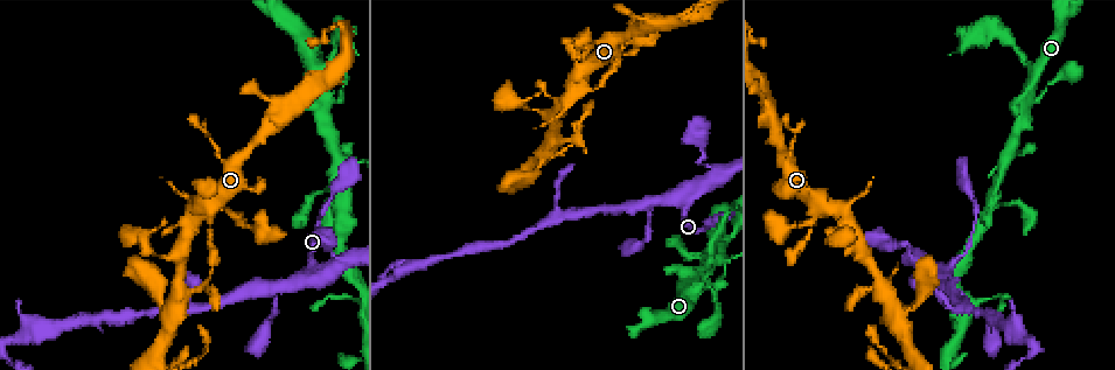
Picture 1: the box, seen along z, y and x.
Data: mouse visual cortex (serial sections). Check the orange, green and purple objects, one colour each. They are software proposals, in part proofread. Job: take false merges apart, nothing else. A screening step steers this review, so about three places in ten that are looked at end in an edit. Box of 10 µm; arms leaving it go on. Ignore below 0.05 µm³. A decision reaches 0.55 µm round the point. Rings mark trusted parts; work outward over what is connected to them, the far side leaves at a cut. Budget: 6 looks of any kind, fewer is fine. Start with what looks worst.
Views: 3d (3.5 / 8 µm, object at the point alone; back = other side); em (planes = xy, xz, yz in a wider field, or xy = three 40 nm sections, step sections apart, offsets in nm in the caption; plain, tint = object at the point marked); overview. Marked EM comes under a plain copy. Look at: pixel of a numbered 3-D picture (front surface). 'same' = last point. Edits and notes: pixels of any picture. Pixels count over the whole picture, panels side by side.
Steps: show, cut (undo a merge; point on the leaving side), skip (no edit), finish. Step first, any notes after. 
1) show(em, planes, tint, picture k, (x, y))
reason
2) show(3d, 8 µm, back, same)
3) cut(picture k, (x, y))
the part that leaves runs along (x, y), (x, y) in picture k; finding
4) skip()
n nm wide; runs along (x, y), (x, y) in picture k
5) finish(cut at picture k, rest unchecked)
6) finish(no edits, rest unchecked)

show(3d, 3.5 µm, picture 1, (718, 254))
small branch off a trunk

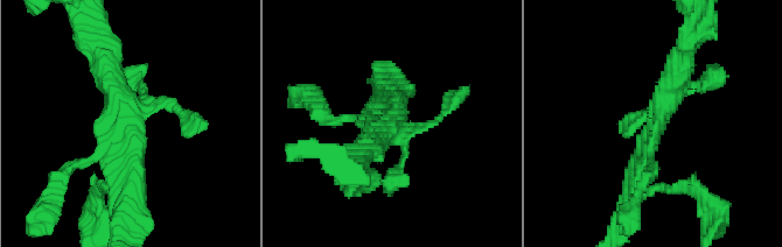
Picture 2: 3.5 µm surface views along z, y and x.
show(em, planes, tint, picture 2, (391, 121))

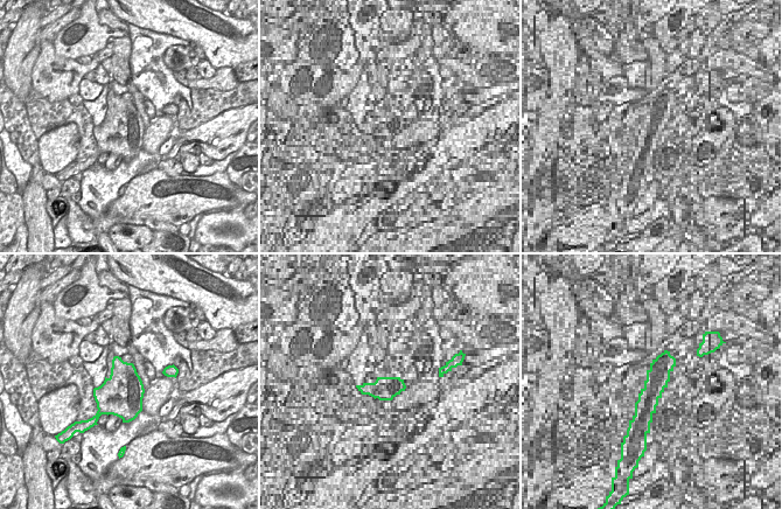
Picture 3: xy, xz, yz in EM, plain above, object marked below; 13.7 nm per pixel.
skip()
runs along (683, 58), (629, 198) in picture 2; continuous, no second cell

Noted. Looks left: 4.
show(3d, 8 µm, picture 1, (339, 263))
three-way junction

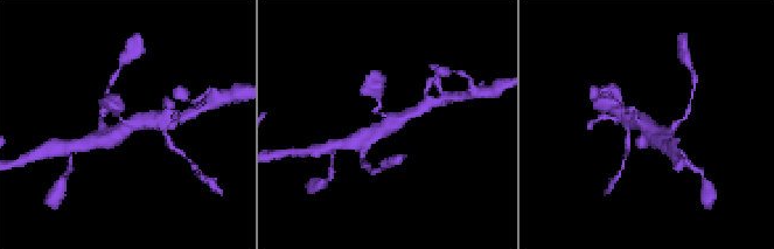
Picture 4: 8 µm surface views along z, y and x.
show(em, xy, step 2, tint, same)
shape alone is not enough

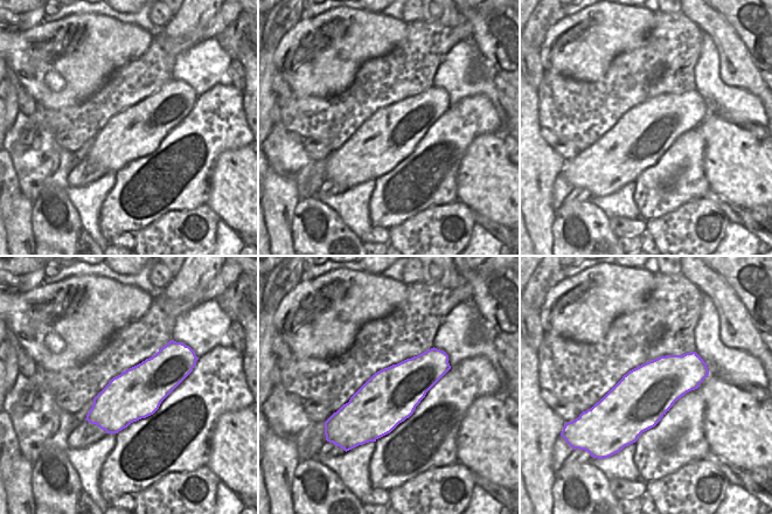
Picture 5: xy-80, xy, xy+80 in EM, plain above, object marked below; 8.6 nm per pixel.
skip()
3 arms; arms of 100, 250, 400 nm; runs along (666, 138), (655, 138), (628, 110) in picture 4; one cell here

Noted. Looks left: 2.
finish(no edits, rest unchecked)

